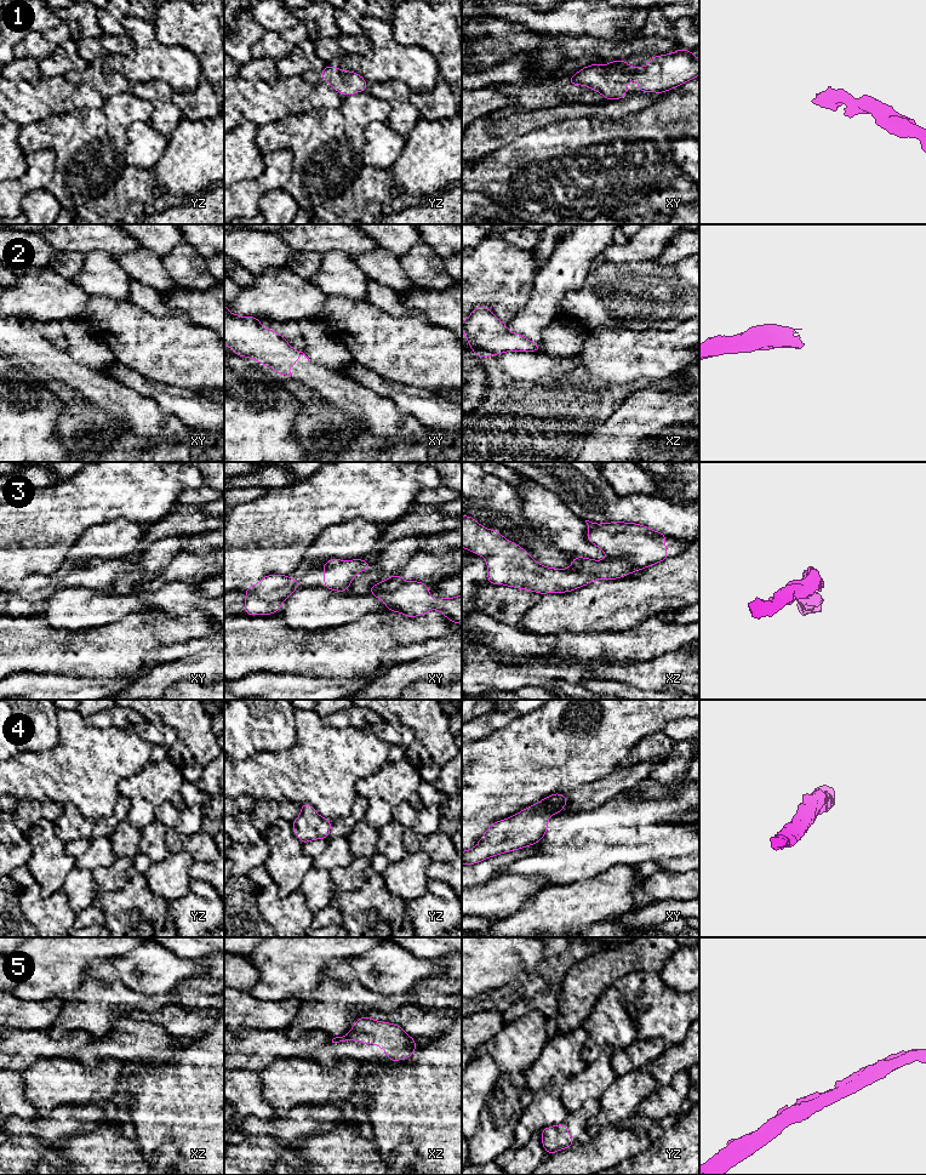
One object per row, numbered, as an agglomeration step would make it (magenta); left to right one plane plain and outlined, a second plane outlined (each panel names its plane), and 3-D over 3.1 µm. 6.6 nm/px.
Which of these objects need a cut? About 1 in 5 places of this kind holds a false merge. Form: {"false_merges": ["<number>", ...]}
{"false_merges": ["3"]}

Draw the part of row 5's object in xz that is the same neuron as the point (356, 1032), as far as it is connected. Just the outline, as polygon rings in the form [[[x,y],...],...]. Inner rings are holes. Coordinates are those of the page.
[[[368,1016],[358,1019],[348,1034],[333,1038],[332,1043],[345,1040],[376,1044],[385,1050],[390,1061],[408,1059],[416,1050],[415,1038],[406,1034],[401,1026],[371,1020]]]

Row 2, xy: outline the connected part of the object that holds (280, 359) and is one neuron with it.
[[[225,304],[224,343],[233,350],[234,354],[251,358],[259,361],[264,366],[270,366],[278,375],[286,375],[291,377],[288,367],[298,361],[299,355],[304,355],[308,361],[310,361],[303,352],[293,349],[281,335],[274,330],[263,327],[261,325],[261,319],[233,314],[228,310]]]

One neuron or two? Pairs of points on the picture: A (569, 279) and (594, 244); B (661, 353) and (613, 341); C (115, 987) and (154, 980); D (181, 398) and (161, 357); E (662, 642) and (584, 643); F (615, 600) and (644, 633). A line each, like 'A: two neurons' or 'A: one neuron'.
A: one neuron
B: one neuron
C: two neurons
D: two neurons
E: one neuron
F: two neurons

